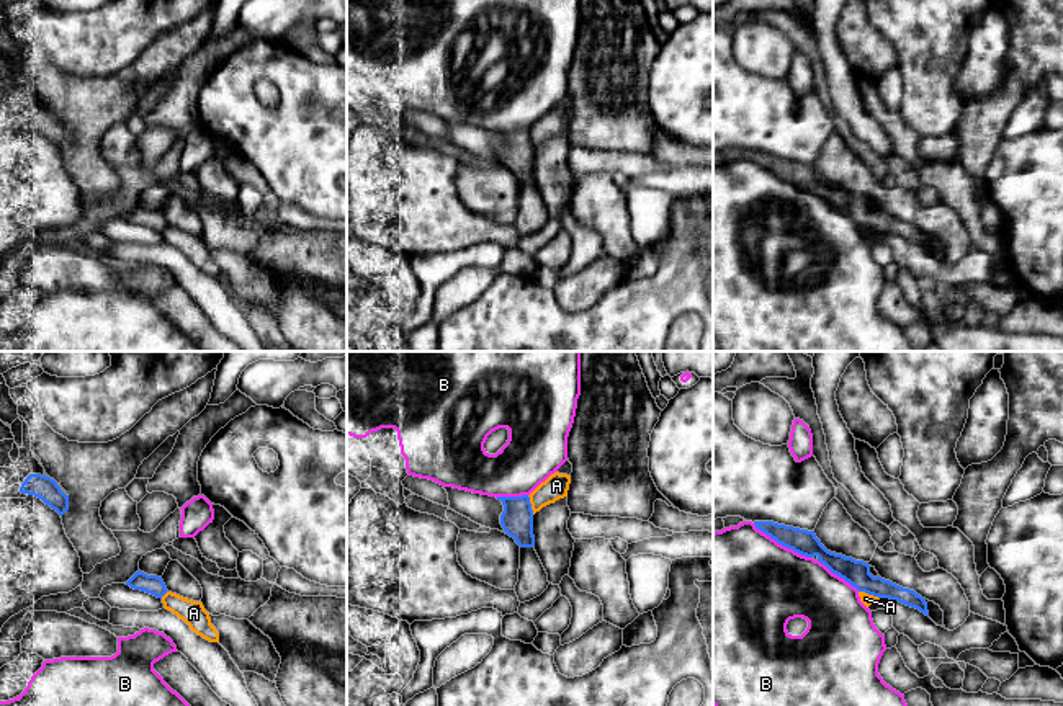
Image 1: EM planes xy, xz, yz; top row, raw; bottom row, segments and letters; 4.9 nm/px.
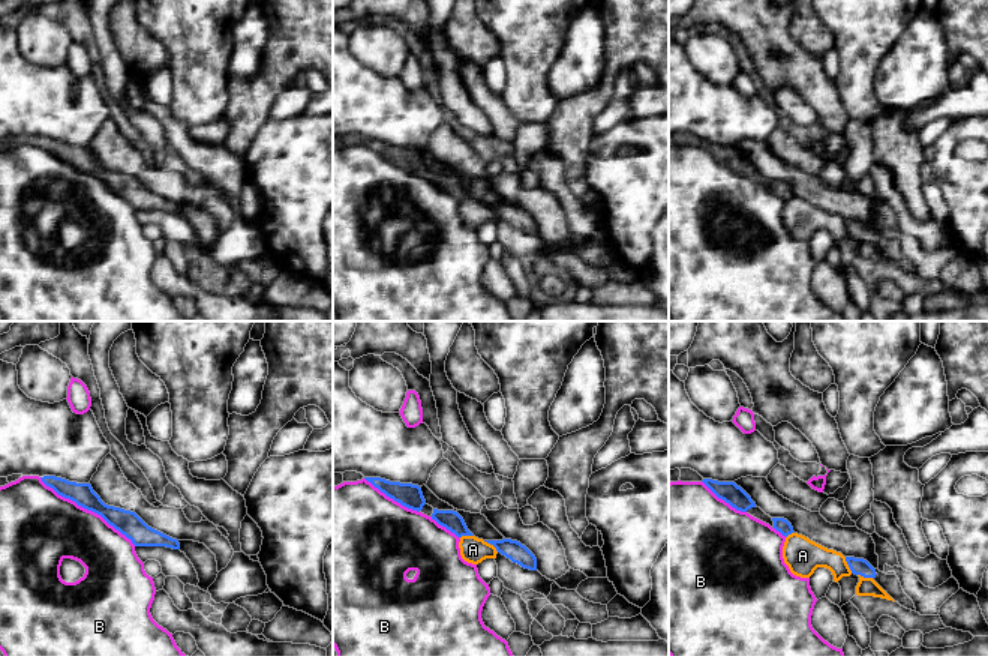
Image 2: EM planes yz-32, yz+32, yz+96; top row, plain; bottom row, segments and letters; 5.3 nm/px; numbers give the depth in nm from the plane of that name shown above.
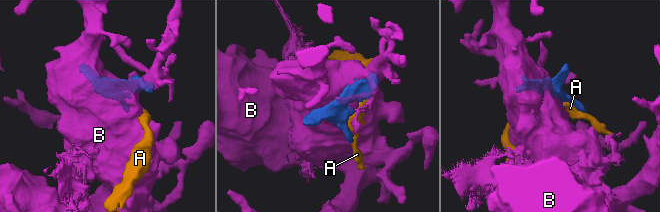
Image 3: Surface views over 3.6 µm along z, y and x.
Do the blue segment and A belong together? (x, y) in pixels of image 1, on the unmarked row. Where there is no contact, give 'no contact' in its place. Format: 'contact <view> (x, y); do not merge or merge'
contact yz (869, 227); do not merge

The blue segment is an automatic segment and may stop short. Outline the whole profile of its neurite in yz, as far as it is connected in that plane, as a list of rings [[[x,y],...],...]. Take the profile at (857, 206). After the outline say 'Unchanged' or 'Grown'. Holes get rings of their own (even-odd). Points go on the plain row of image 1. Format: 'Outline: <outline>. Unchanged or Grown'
Outline: [[[754,155],[754,159],[757,163],[785,181],[806,191],[816,190],[818,194],[832,208],[849,216],[859,226],[865,226],[878,232],[896,234],[929,250],[926,232],[917,229],[914,224],[903,222],[881,211],[873,211],[870,208],[870,199],[863,194],[855,194],[852,191],[828,185],[816,172],[814,165],[785,160],[774,155]]]. Unchanged

